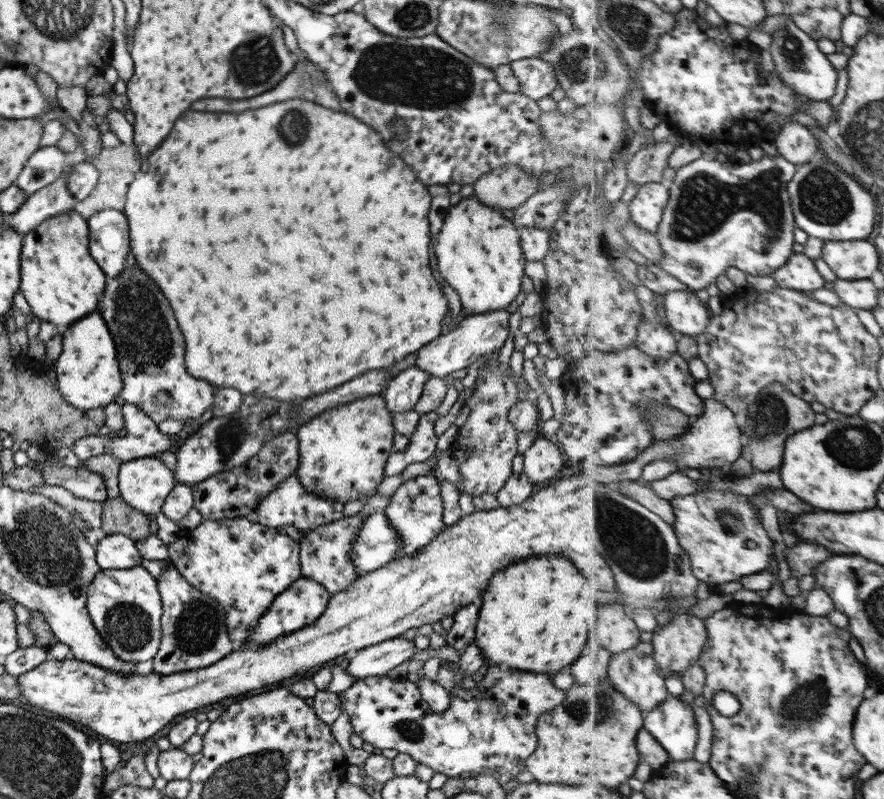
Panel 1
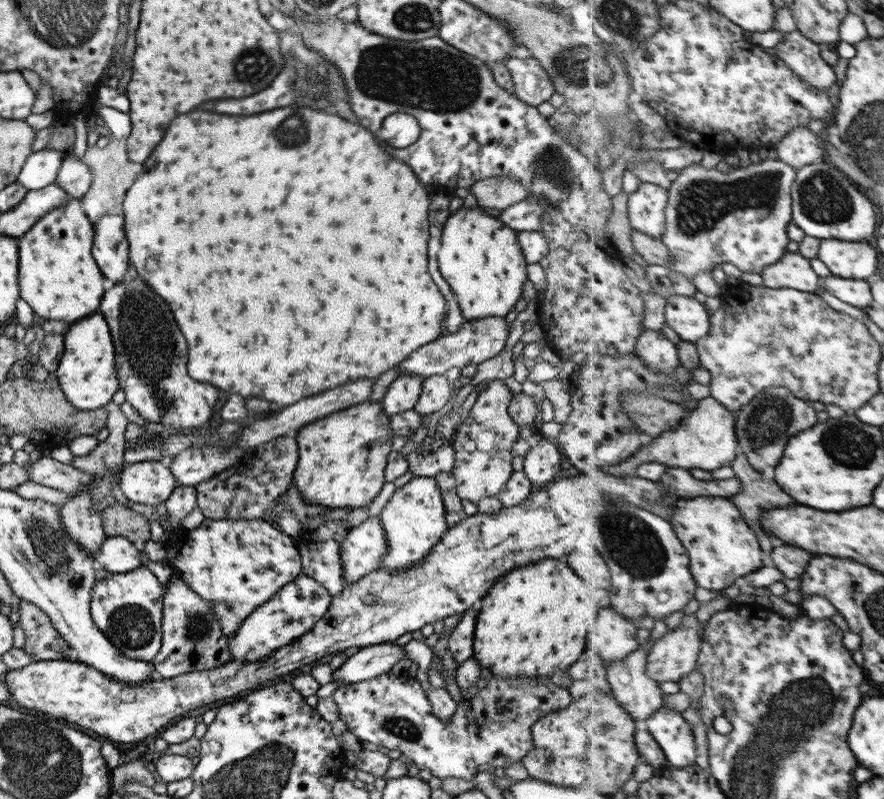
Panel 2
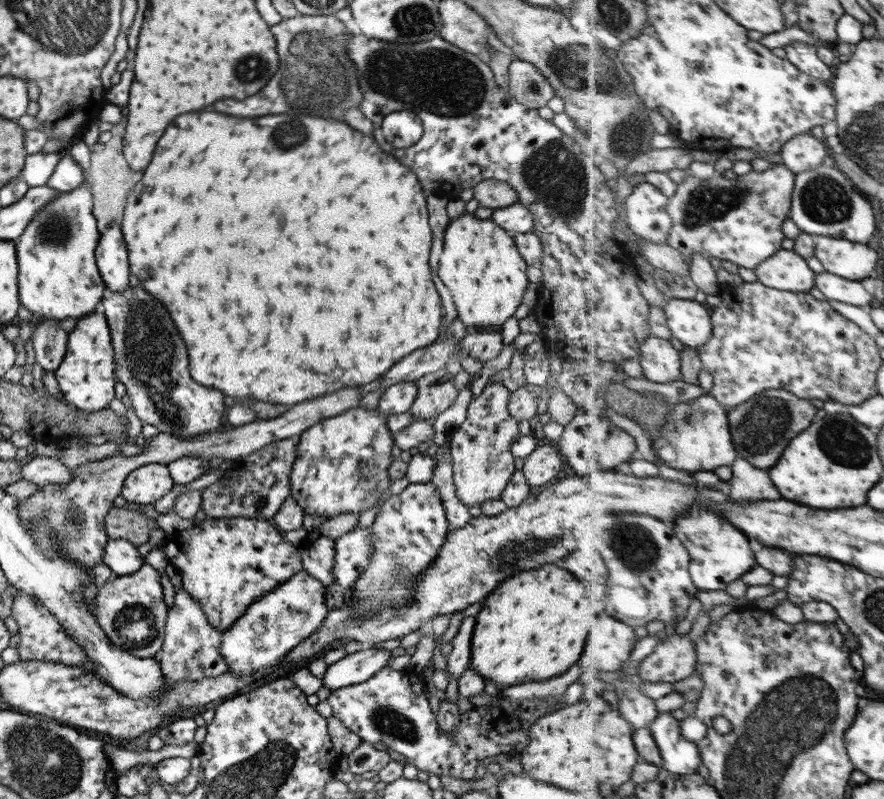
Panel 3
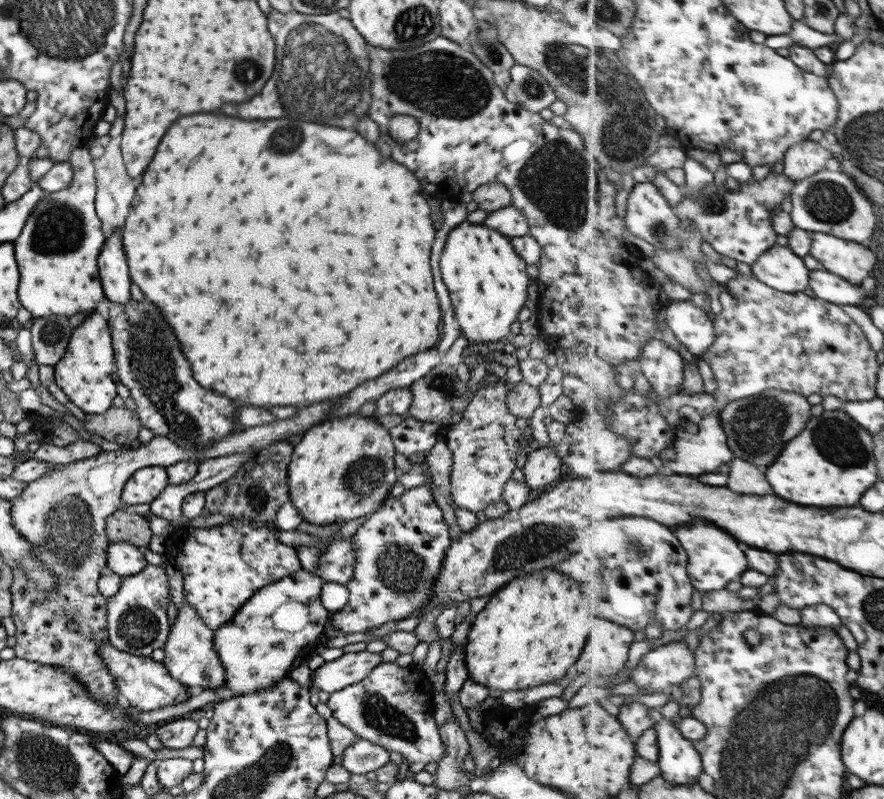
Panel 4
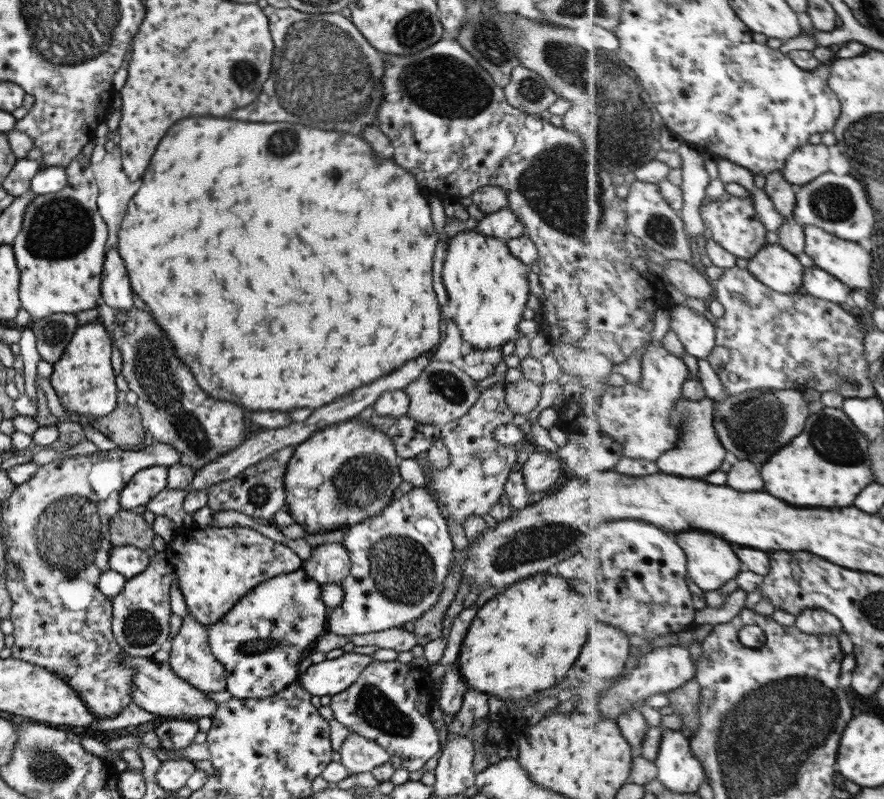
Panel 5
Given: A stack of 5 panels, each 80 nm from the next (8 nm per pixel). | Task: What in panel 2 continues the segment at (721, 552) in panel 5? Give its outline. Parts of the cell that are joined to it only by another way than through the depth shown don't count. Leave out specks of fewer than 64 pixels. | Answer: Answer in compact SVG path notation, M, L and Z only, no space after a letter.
M701 496L693 500L679 500L675 504L671 524L690 553L690 570L698 586L722 592L735 584L737 578L763 568L757 532L751 530L735 502L727 497Z

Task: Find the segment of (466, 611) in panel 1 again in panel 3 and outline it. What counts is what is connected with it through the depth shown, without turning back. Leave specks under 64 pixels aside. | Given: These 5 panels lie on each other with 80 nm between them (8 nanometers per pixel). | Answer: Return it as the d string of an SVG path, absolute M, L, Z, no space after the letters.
M466 616L461 619L457 634L450 641L451 652L446 658L447 672L453 680L457 680L461 673L470 666L471 633L473 633L474 616Z

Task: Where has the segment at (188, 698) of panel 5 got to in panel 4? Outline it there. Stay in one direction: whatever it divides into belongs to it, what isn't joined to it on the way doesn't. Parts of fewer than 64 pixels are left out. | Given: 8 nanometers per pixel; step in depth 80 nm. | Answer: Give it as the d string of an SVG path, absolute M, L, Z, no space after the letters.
M107 642L97 645L96 652L102 658L108 673L114 678L122 705L149 712L149 710L163 708L163 706L179 704L191 696L187 686L168 676L163 663L153 661L150 656L135 656L113 648L111 643Z

